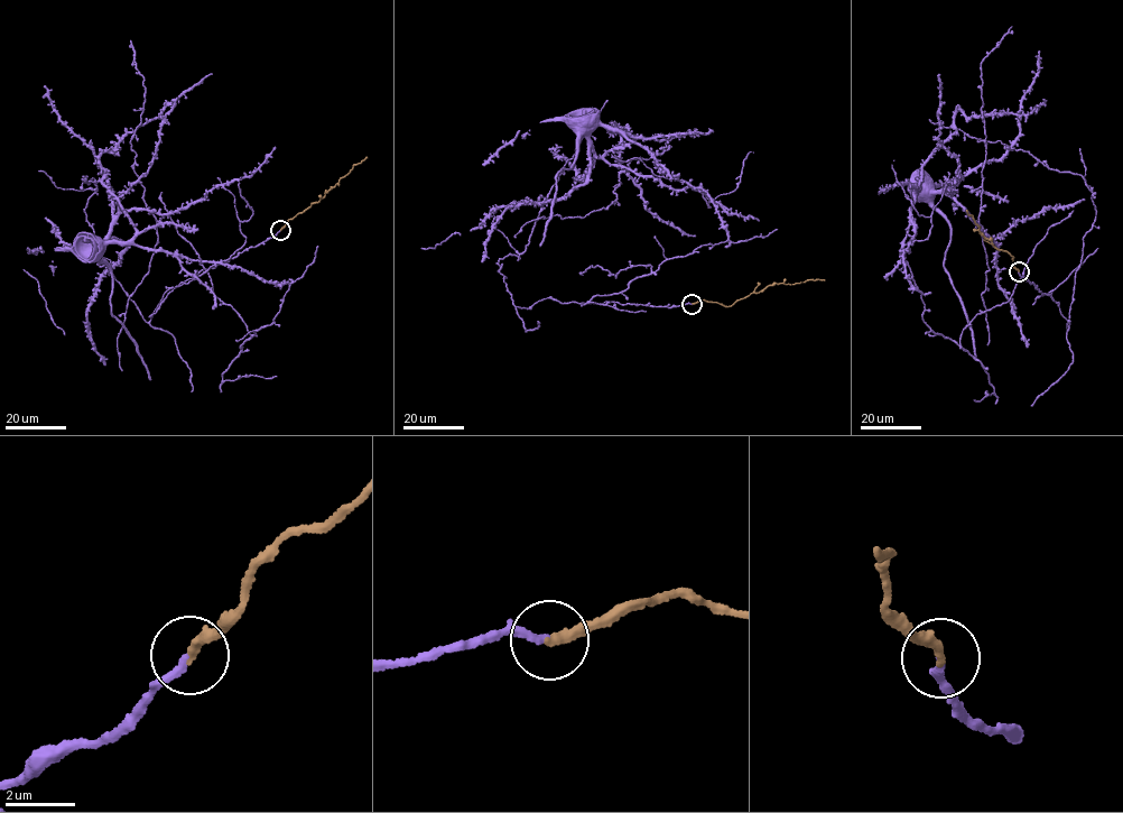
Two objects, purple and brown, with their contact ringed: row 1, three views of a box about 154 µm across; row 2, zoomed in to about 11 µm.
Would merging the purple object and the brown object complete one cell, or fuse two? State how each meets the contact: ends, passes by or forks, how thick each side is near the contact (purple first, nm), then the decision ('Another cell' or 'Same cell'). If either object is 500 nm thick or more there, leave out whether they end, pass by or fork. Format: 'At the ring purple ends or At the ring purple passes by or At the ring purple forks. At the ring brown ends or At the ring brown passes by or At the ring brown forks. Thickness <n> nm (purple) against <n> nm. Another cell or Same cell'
At the ring purple ends. At the ring brown ends. Thickness 200 nm (purple) against 280 nm. Same cell

